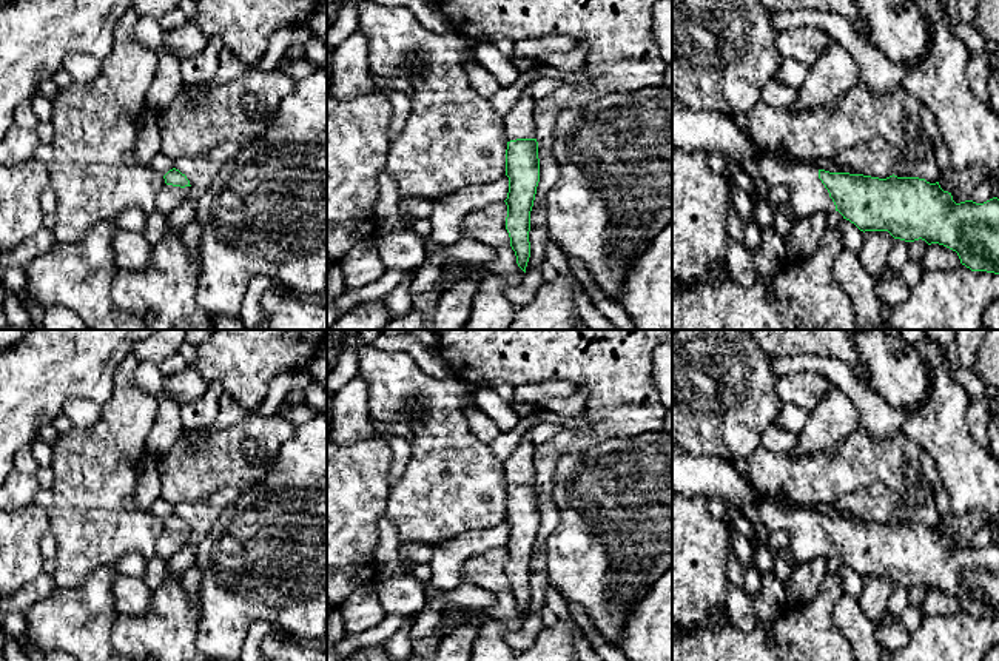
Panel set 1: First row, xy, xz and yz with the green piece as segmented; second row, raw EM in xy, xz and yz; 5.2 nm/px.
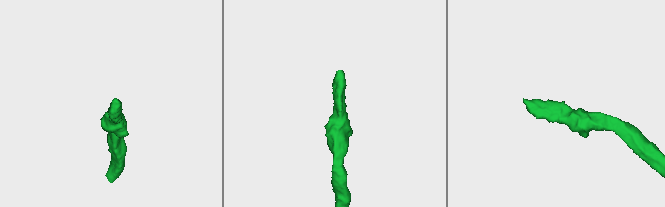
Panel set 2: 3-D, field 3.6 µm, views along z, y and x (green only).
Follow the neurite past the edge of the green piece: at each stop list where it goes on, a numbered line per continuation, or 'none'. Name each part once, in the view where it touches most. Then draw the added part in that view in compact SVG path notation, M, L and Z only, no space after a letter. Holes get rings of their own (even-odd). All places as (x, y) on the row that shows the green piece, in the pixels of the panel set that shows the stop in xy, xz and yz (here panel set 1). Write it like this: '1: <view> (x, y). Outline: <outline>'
1: yz (691, 131). Outline: M672 99L672 145L689 153L720 153L726 162L735 160L752 180L762 179L769 186L788 186L796 220L836 211L816 166L777 160L769 149L757 151L732 117L695 112Z

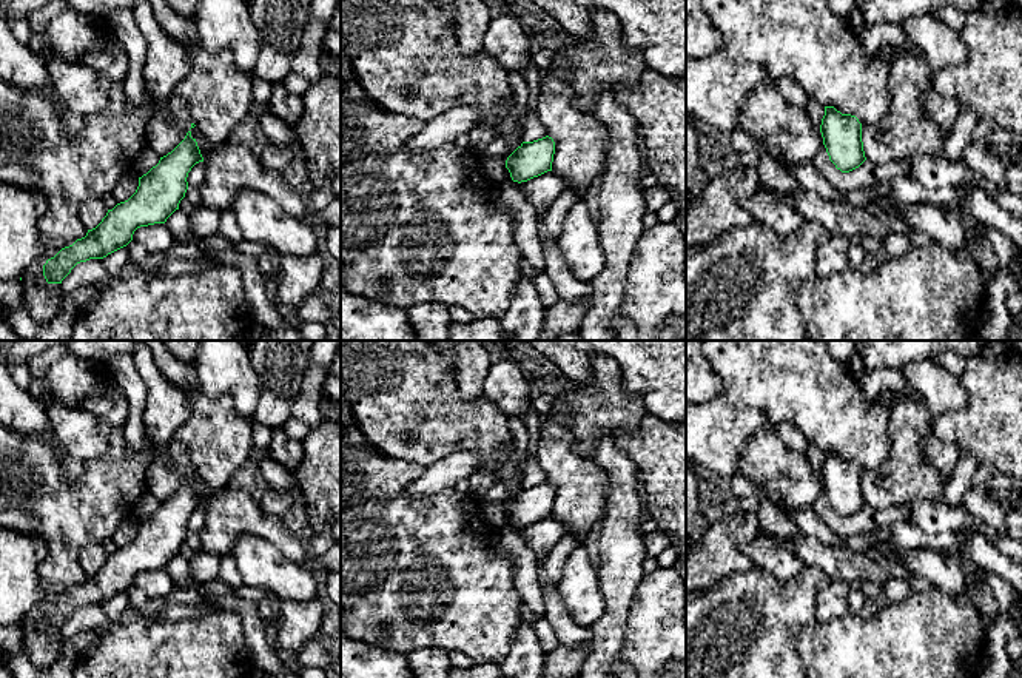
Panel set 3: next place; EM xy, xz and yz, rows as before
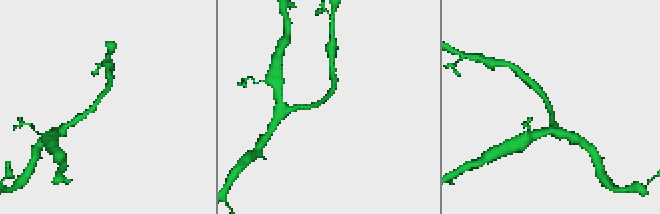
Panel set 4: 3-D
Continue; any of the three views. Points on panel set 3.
none

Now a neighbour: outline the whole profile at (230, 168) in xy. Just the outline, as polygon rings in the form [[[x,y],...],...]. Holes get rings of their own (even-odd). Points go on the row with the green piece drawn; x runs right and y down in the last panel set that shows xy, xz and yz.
[[[228,142],[214,146],[203,159],[205,179],[199,188],[200,205],[216,211],[231,210],[244,190],[256,190],[274,199],[288,214],[308,214],[302,196],[285,182],[282,173],[262,166],[259,156]]]

